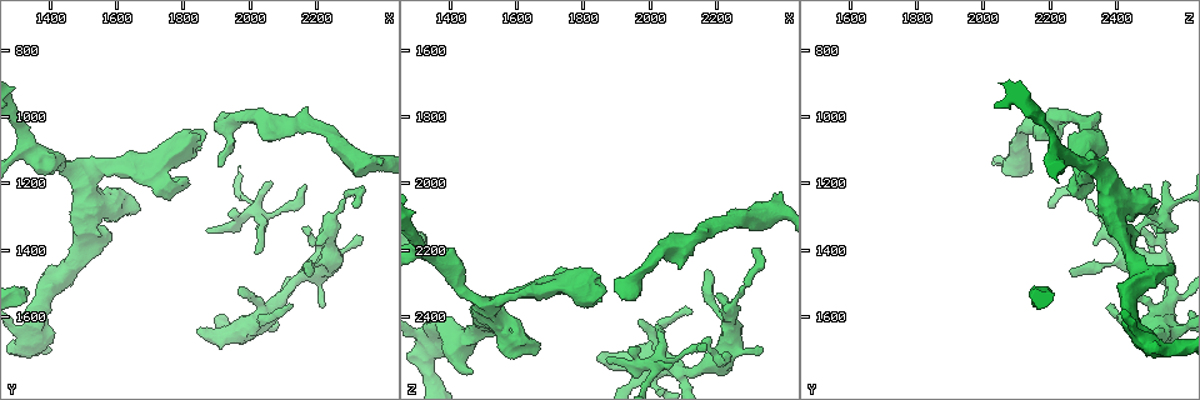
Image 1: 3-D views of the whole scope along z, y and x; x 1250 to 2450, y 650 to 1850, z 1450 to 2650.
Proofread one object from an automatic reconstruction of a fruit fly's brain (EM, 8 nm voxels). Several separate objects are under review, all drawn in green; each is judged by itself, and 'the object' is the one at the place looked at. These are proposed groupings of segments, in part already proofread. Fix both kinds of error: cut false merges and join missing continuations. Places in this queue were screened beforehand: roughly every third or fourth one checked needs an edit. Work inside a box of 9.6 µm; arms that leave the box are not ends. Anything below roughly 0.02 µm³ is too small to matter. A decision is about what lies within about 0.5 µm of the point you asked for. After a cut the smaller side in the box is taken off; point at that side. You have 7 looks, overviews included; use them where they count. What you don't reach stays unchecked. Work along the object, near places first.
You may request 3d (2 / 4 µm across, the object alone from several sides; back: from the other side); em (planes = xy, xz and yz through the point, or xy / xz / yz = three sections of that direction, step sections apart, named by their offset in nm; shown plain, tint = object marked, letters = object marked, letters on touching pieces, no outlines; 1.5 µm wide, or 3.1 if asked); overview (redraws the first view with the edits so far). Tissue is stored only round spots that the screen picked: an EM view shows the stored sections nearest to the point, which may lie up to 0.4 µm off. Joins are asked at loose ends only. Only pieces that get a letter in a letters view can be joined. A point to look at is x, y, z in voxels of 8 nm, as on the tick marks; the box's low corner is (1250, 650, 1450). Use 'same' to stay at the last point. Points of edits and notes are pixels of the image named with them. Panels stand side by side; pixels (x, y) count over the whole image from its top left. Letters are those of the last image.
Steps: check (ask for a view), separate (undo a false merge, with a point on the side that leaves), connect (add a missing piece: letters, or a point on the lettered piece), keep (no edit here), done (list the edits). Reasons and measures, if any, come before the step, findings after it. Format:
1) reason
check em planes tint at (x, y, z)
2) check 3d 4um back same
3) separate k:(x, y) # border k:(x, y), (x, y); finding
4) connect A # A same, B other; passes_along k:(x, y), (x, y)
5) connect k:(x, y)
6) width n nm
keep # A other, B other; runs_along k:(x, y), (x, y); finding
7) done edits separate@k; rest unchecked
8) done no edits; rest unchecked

thick end
check em planes letters at (1840, 1660, 2530)

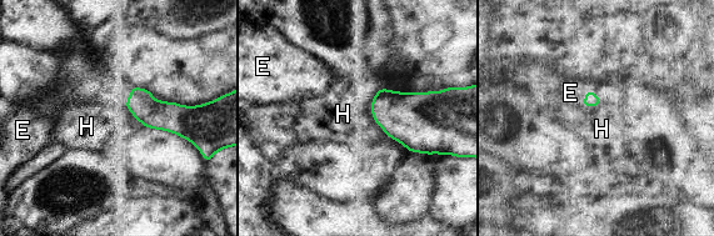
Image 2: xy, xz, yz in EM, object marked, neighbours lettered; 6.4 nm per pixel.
connect E # E same, H other; the neuron continues

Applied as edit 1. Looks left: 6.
see it whole again
check overview

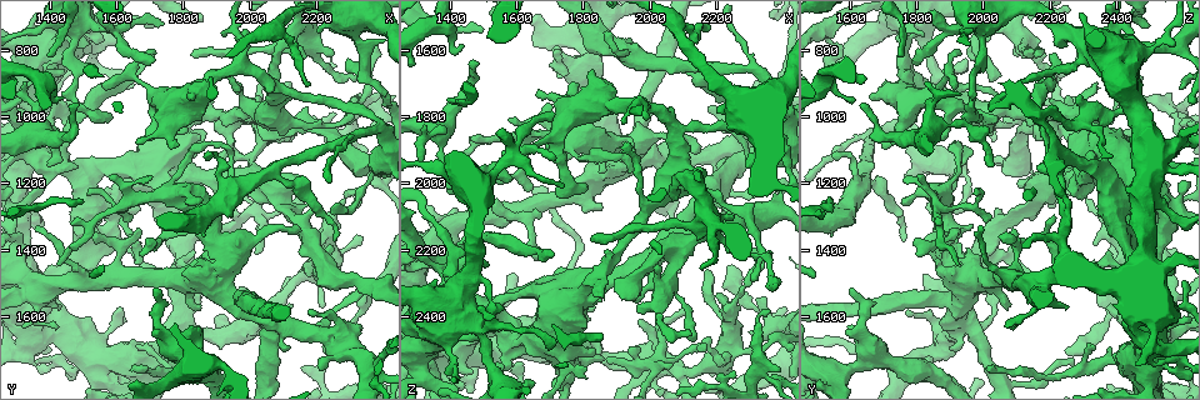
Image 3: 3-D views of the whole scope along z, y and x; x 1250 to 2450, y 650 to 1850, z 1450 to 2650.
an open end
check em planes letters at (1620, 1300, 2220)

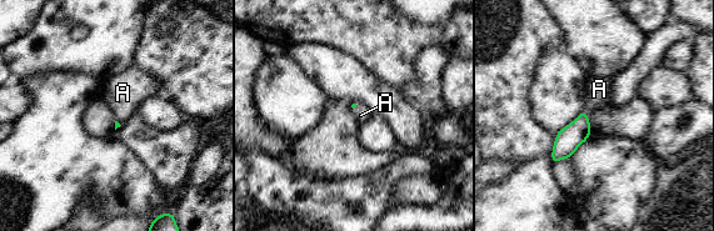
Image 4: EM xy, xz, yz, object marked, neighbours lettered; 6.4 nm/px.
connect A # A same; passes_along 4:(572, 136), (585, 114), (599, 89); the neuron continues

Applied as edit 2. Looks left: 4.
an open end
check em xy step 8 letters at (2040, 1350, 2540)

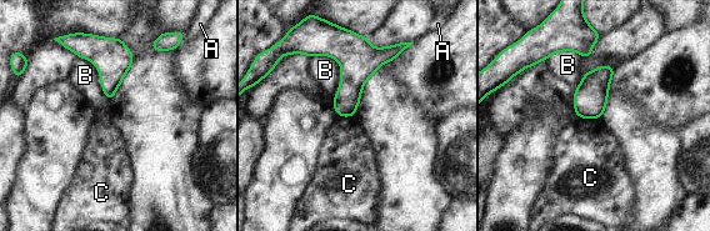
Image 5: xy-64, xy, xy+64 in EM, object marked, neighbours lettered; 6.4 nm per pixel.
longest_contact B 320 nm
keep # A other, B other, C other; border 5:(576, 116), (600, 117); no lettered piece goes on from it

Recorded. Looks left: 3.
done edits connect@2, connect@4; rest unchecked

